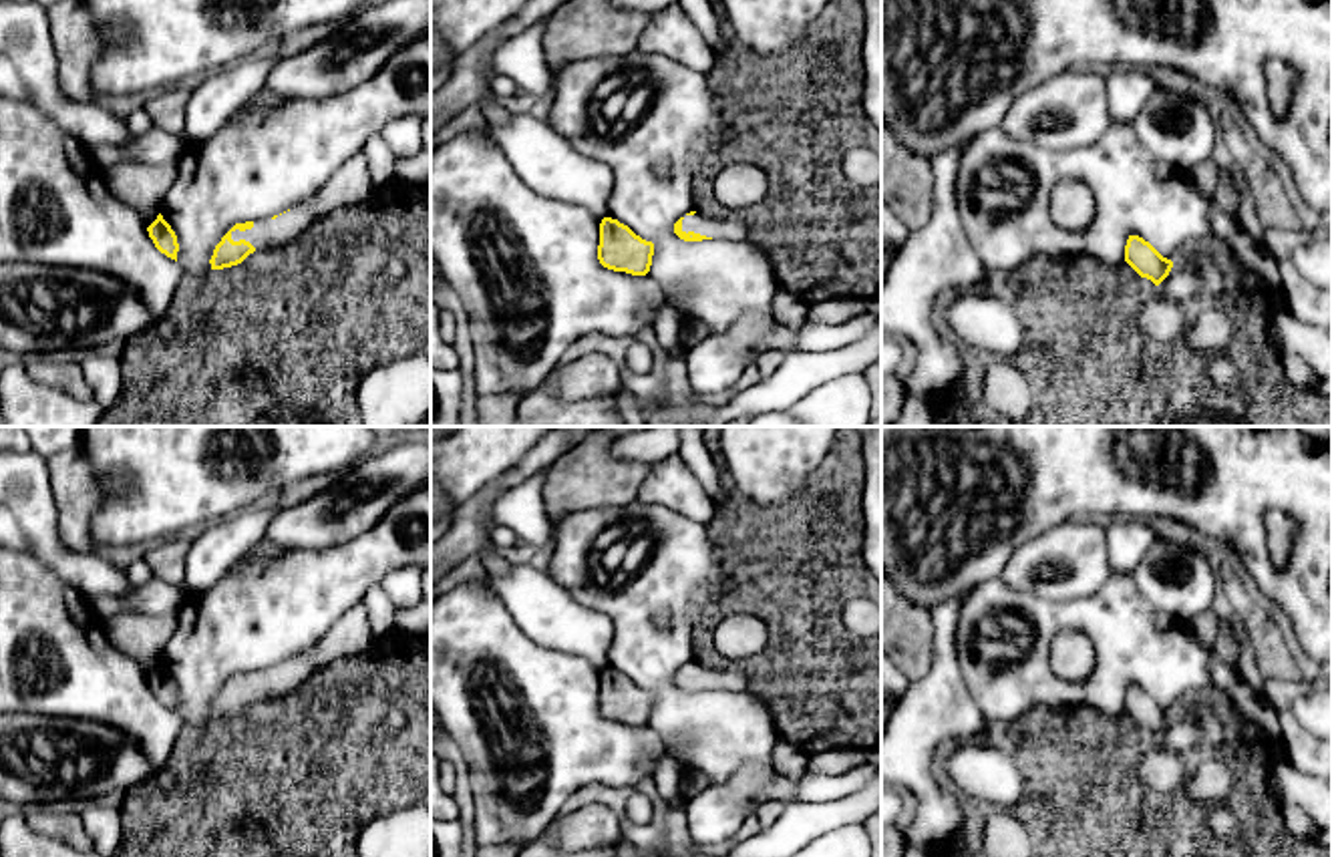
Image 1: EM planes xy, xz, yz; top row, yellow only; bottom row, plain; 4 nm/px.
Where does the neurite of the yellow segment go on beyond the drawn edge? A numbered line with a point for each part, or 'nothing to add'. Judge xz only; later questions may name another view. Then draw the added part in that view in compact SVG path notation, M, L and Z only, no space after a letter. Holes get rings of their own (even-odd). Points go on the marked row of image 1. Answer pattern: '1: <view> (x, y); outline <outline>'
1: xz (699, 224); outline M698 213L684 215L682 219L682 231L694 231L714 239L744 239L751 235L751 227L740 219L710 219Z

